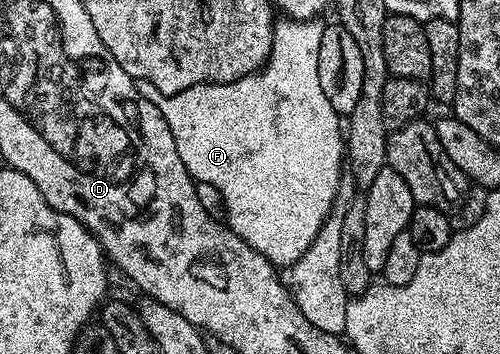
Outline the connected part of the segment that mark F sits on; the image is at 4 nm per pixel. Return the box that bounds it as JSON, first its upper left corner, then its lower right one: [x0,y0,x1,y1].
[136,18,346,266]

